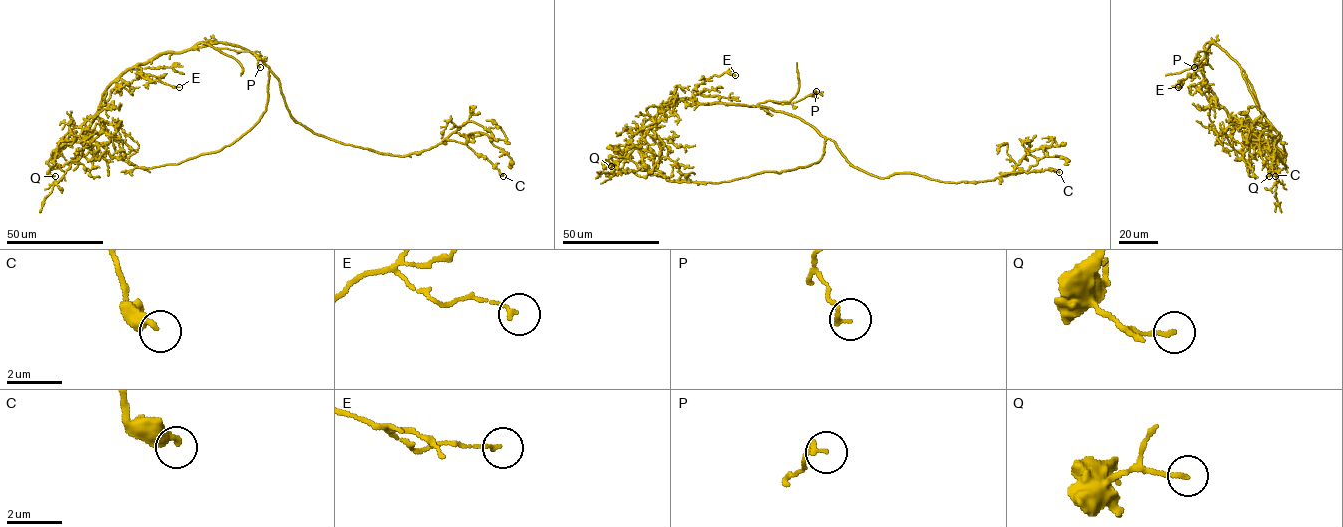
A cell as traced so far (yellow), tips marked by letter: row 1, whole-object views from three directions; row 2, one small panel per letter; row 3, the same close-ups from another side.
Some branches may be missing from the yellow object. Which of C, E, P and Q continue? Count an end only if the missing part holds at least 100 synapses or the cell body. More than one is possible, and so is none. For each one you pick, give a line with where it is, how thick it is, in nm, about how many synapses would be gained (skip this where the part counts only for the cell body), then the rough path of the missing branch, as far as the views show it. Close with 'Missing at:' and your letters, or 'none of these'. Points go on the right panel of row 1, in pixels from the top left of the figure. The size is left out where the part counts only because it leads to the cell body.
Missing at: none of these

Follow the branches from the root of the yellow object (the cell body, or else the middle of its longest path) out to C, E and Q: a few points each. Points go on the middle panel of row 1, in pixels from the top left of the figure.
C: (829, 139), (853, 166), (880, 177), (912, 173), (945, 182), (979, 182), (1016, 171), (1054, 169), (1059, 172)
E: (829, 139), (783, 112), (762, 106), (700, 103), (691, 98), (697, 94), (696, 86), (713, 75), (735, 75)
Q: (829, 139), (816, 163), (717, 183), (671, 181), (626, 157), (610, 157), (604, 163), (611, 166)

